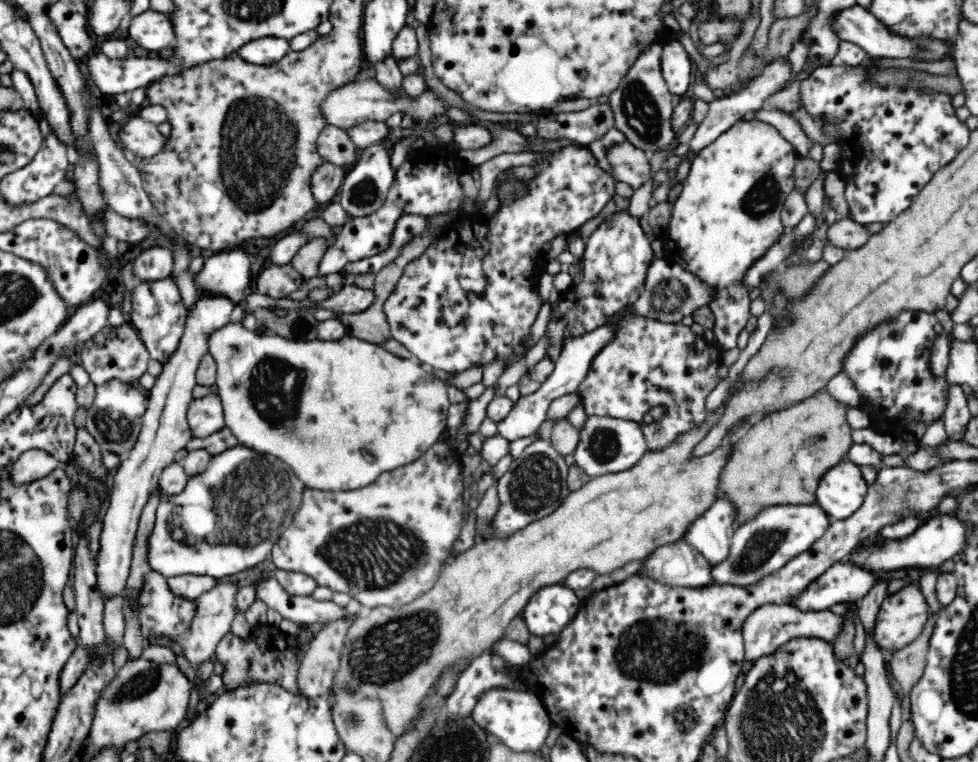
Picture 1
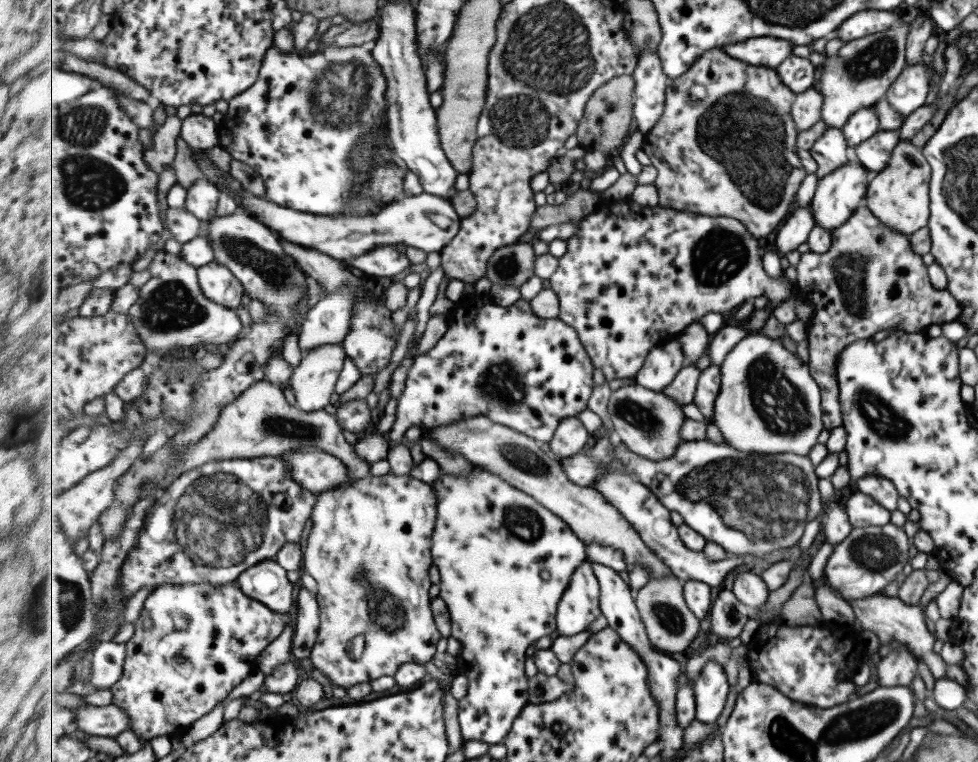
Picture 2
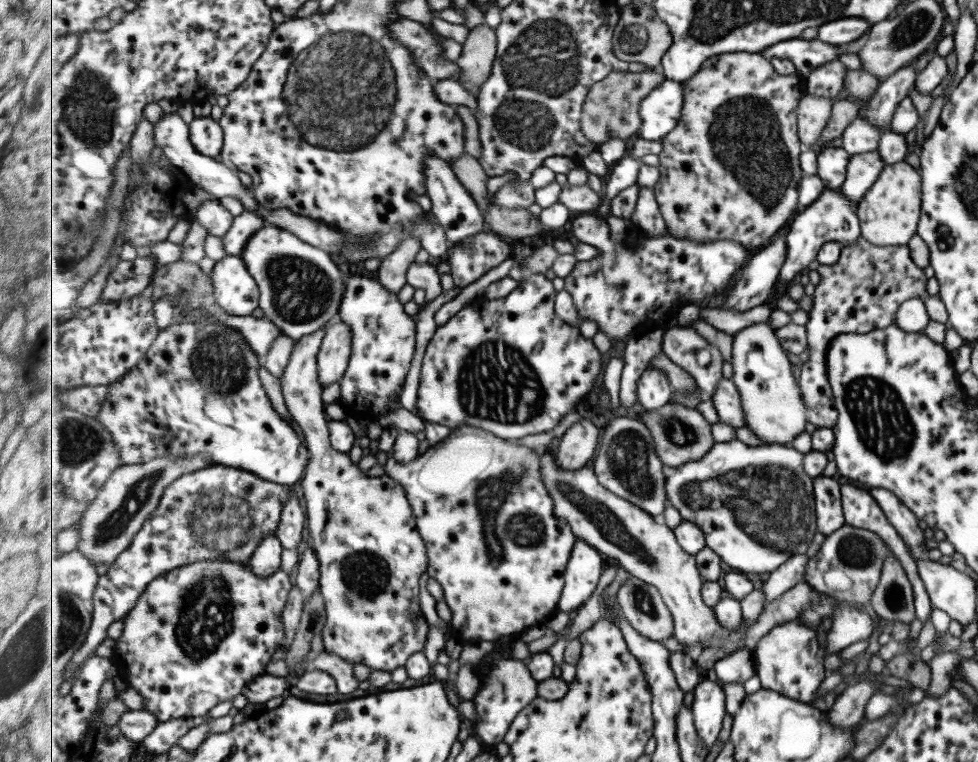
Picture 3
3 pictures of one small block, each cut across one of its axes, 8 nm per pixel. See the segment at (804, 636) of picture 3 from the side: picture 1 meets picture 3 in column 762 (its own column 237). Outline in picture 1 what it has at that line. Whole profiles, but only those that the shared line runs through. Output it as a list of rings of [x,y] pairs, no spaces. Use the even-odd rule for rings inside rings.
[[[265,625],[254,630],[252,640],[246,642],[232,636],[229,632],[217,644],[215,654],[218,661],[225,665],[227,672],[222,676],[225,691],[236,688],[252,686],[258,683],[280,684],[285,690],[298,695],[296,691],[296,676],[300,668],[300,659],[296,656],[296,646],[292,644],[290,650],[270,650],[270,640],[266,640],[266,632],[270,634],[270,628]]]

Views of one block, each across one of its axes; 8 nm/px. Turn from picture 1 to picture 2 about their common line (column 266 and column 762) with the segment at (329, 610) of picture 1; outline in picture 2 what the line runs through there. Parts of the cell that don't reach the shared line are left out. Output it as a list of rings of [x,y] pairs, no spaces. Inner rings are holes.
[[[747,569],[737,571],[732,591],[749,607],[761,608],[769,600],[770,588],[761,575]]]

